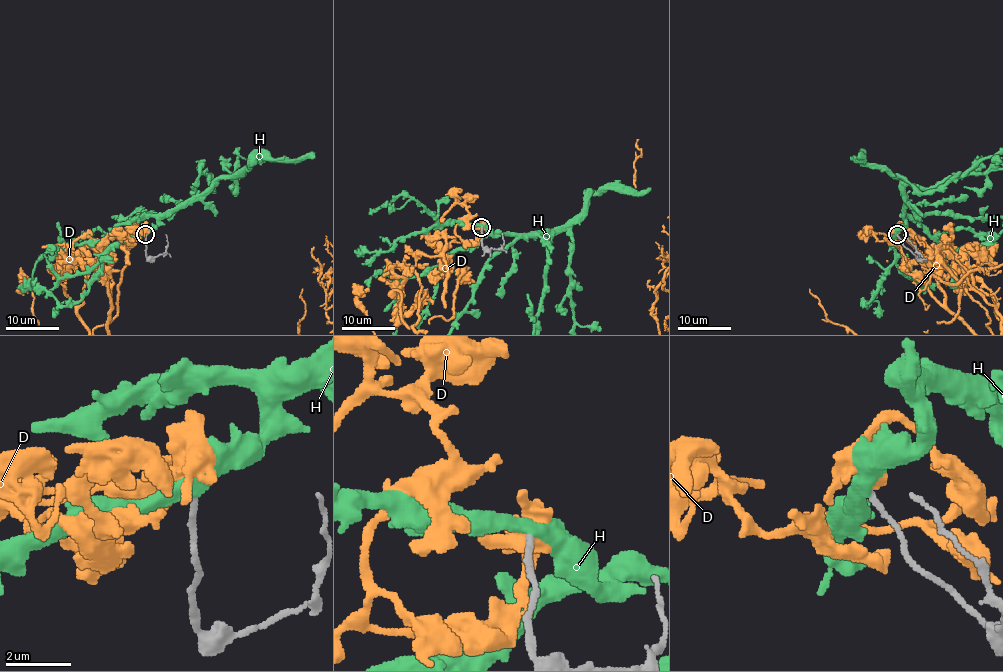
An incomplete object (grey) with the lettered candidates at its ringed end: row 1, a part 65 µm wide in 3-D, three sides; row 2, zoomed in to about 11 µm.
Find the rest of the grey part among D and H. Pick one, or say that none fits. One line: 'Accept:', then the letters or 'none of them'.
Accept: none of them

